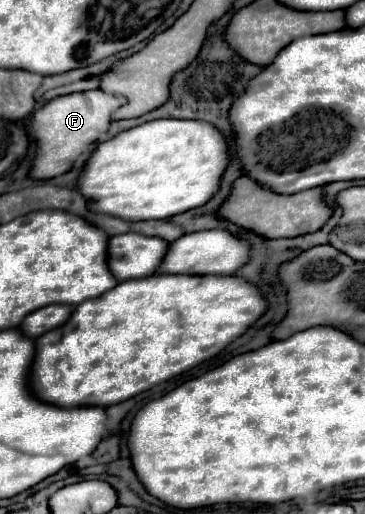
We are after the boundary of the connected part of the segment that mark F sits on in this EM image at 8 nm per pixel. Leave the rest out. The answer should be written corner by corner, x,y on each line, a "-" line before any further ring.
102,89
70,93
64,97
56,97
46,107
34,113
34,119
28,123
28,131
38,141
38,155
34,159
32,177
34,179
52,179
66,171
70,171
78,161
84,163
90,153
90,145
94,145
102,133
110,129
114,123
114,111
120,109
126,99
106,93

